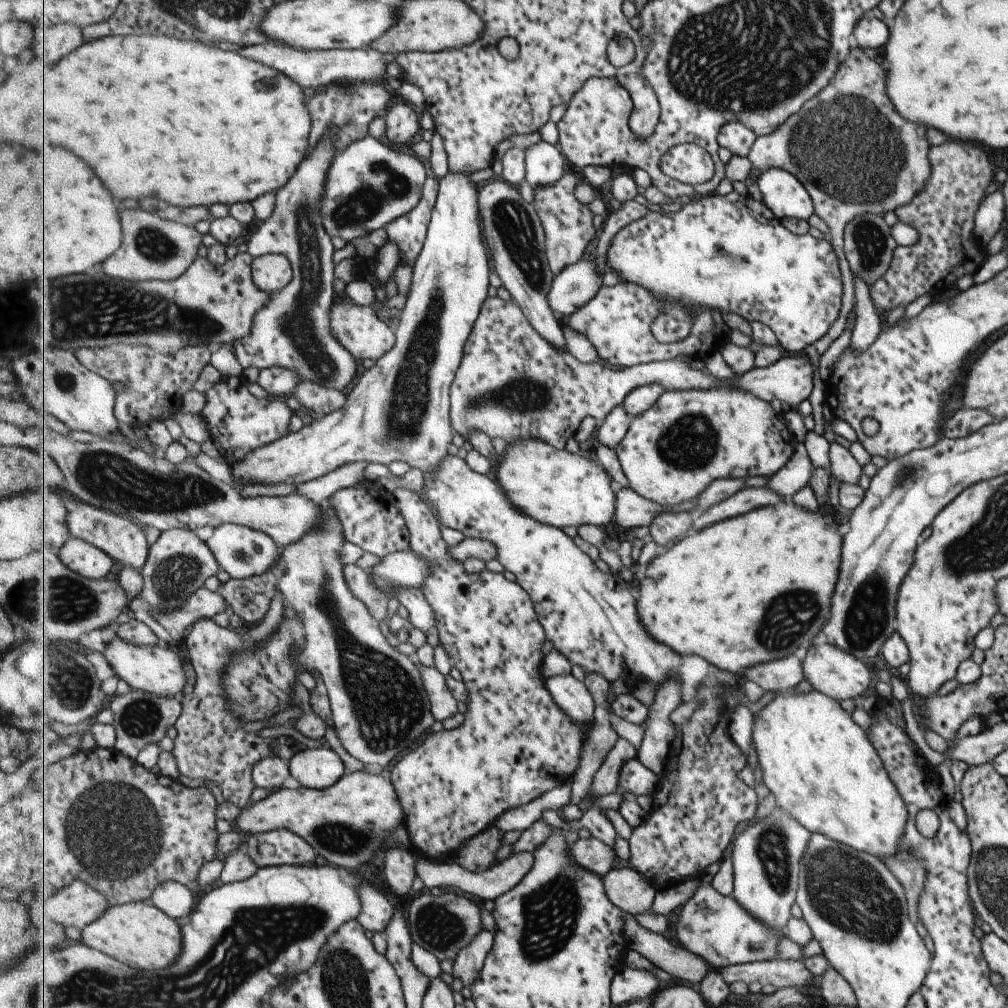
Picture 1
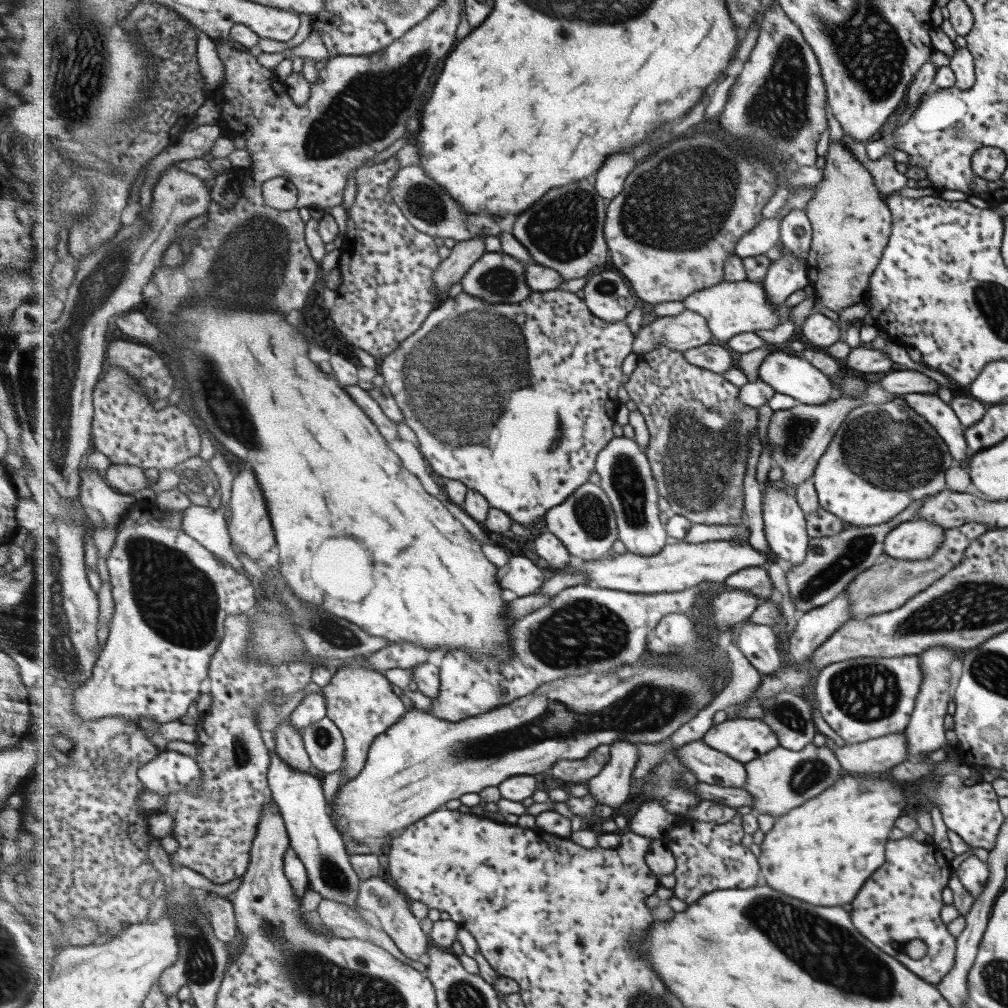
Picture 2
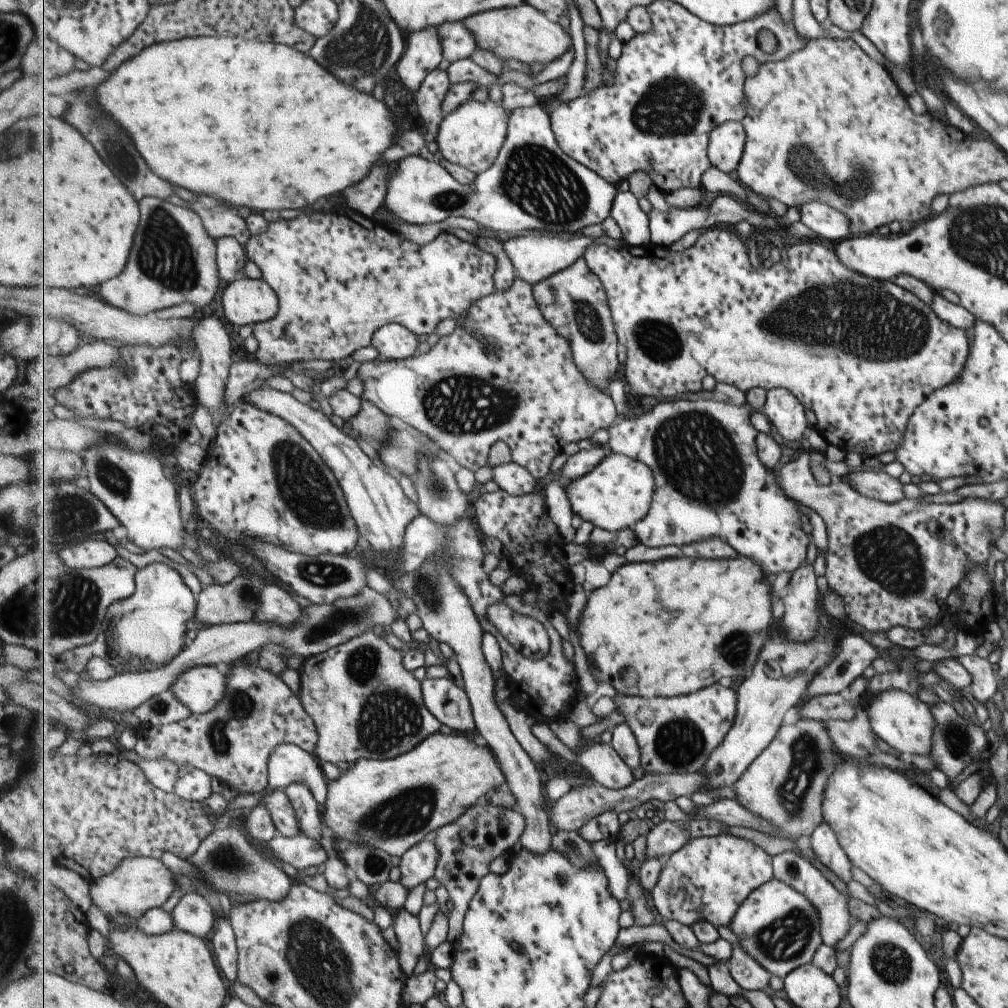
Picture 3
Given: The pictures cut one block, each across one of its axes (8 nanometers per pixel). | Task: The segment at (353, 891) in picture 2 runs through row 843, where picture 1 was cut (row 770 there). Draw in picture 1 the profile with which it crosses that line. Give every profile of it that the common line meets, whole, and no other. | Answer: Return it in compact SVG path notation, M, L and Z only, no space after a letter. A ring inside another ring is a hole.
M330 747L304 749L290 758L295 785L325 790L345 776L345 764Z

